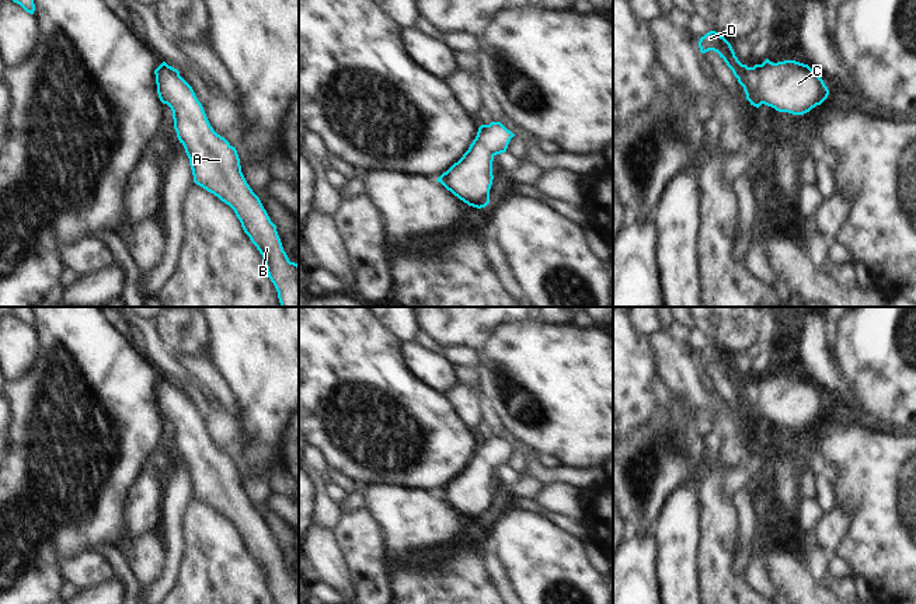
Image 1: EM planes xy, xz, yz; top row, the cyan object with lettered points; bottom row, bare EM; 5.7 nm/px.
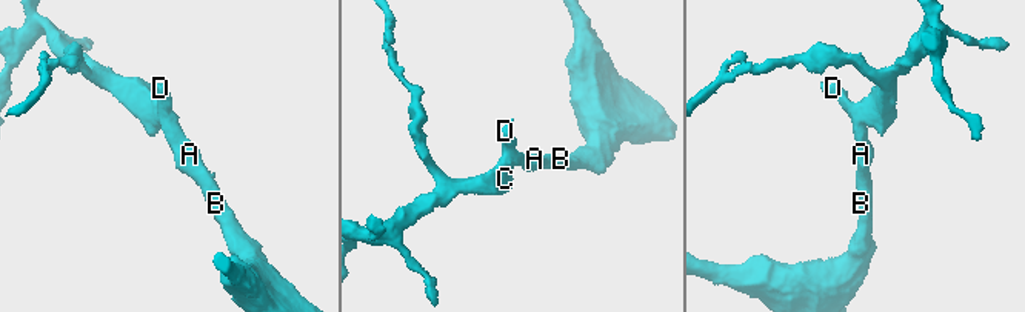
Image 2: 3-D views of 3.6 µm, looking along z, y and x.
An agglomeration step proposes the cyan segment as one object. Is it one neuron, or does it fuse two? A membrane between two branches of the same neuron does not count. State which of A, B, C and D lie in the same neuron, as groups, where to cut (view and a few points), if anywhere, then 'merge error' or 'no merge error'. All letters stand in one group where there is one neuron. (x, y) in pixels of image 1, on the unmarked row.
A B C D; no cut; no merge error

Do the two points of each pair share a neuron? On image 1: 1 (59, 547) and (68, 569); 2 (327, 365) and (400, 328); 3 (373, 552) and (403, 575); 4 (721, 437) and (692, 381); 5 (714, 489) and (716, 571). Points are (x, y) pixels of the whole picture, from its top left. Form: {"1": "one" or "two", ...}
{"1": "two", "2": "two", "3": "two", "4": "one", "5": "one"}

